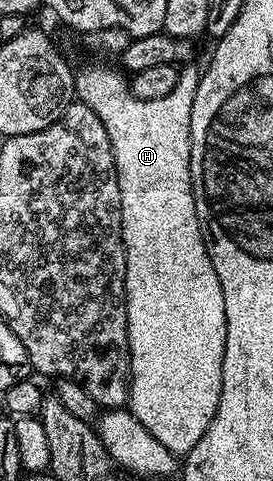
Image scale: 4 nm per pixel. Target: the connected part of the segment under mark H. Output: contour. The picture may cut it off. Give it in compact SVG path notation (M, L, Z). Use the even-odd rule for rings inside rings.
M187 64L179 70L177 85L168 96L161 100L141 100L133 96L130 81L122 71L117 71L105 66L93 66L79 70L75 75L75 93L78 101L92 108L100 117L106 132L109 134L110 146L113 148L114 164L117 168L118 188L121 190L122 206L122 240L126 248L126 276L125 288L127 289L127 343L131 357L131 391L127 397L129 412L145 424L149 433L161 440L169 453L176 456L186 456L197 440L205 436L205 428L213 420L217 412L217 404L221 400L221 372L223 371L223 357L225 356L225 336L227 335L227 321L225 320L225 296L221 292L221 284L212 261L209 260L206 239L200 228L199 217L196 214L195 197L192 194L191 180L191 128L193 101L200 83L201 72L196 65Z

